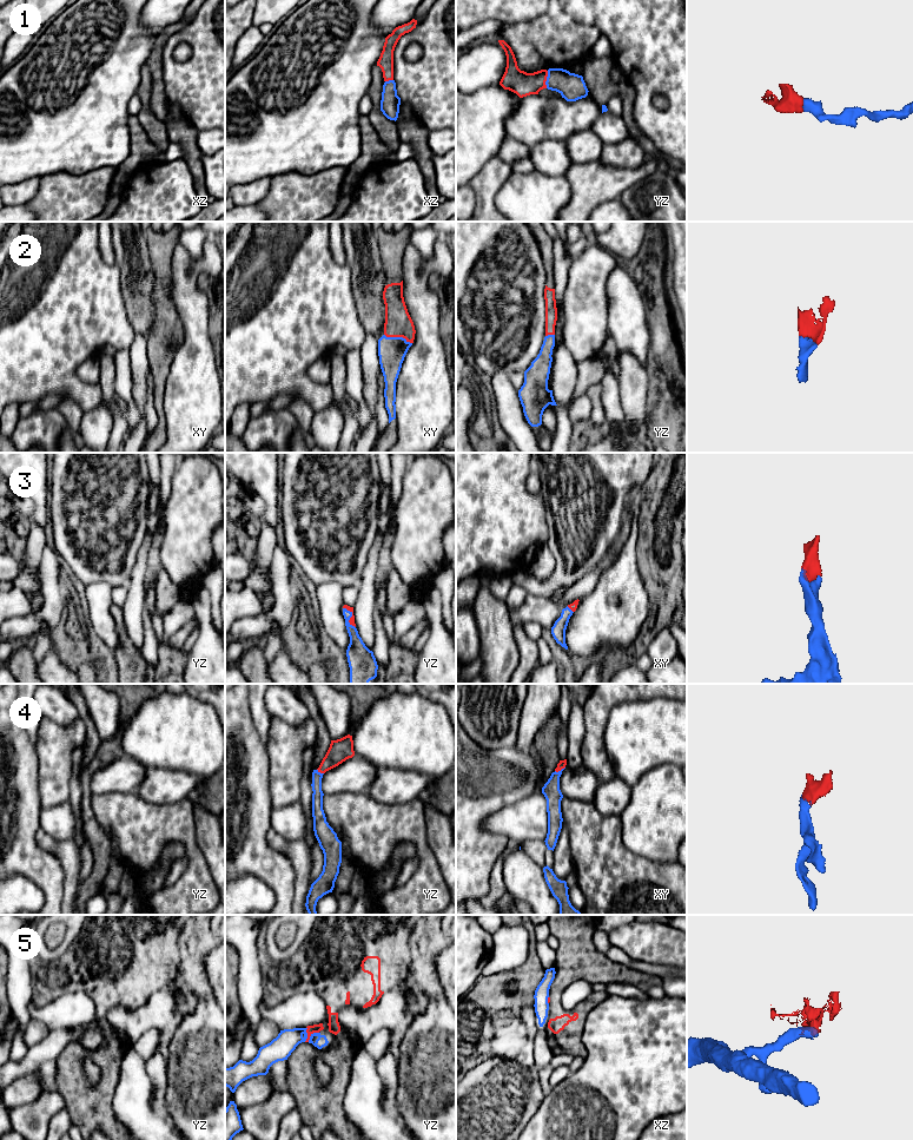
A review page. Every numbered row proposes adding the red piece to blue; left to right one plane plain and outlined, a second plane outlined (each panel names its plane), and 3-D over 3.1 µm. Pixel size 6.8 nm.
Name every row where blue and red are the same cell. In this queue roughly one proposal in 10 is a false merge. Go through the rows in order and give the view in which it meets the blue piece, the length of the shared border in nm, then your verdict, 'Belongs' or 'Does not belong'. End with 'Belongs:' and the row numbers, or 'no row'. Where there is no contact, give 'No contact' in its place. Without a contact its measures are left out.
1: Touches blue in yz. Shared border 120 nm. Belongs
2: Touches blue in xy. Shared border 200 nm. Belongs
3: Touches blue in yz. Shared border 170 nm. Belongs
4: Touches blue in xy. Shared border 80 nm. Belongs
5: Touches blue in yz. Shared border 120 nm. Does not belong
Belongs: 1, 2, 3, 4

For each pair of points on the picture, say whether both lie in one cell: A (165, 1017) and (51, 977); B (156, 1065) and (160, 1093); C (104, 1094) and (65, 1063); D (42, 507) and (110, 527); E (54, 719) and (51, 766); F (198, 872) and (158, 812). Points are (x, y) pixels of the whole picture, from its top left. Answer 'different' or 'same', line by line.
A: different
B: same
C: same
D: different
E: same
F: same

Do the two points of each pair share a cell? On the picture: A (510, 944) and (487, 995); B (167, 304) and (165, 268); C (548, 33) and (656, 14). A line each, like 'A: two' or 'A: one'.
A: two
B: one
C: two

